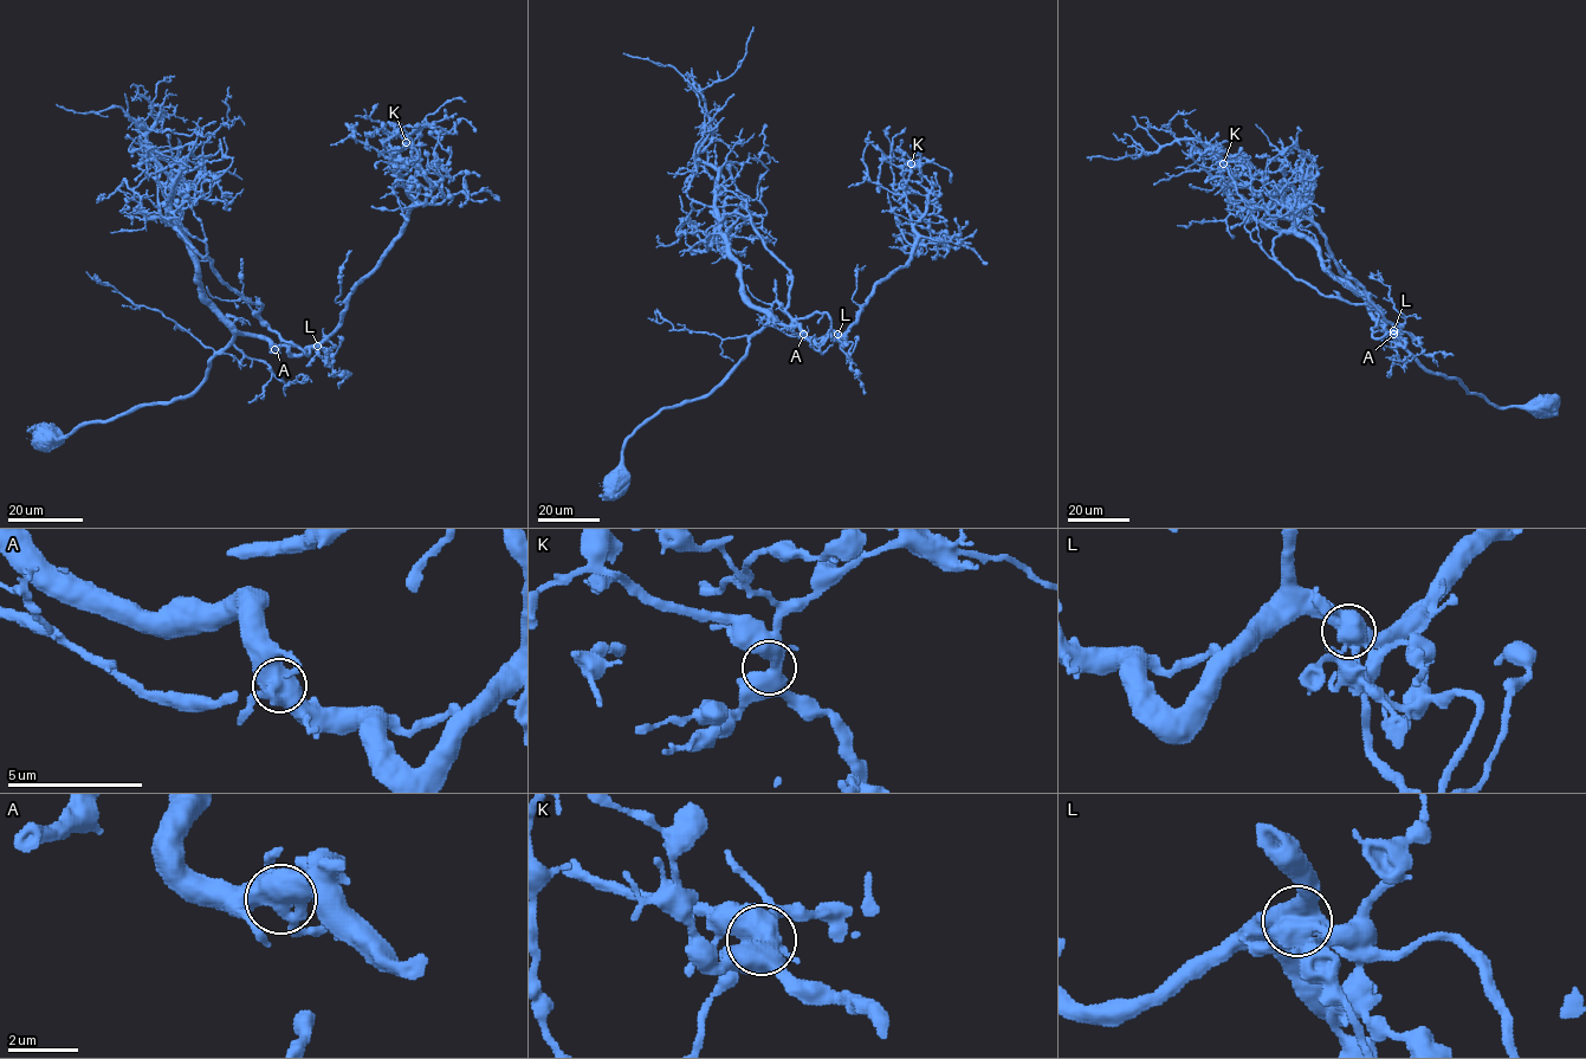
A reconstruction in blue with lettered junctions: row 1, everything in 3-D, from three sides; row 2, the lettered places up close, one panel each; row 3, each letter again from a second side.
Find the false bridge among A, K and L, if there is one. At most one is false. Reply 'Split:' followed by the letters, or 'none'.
Split: none

